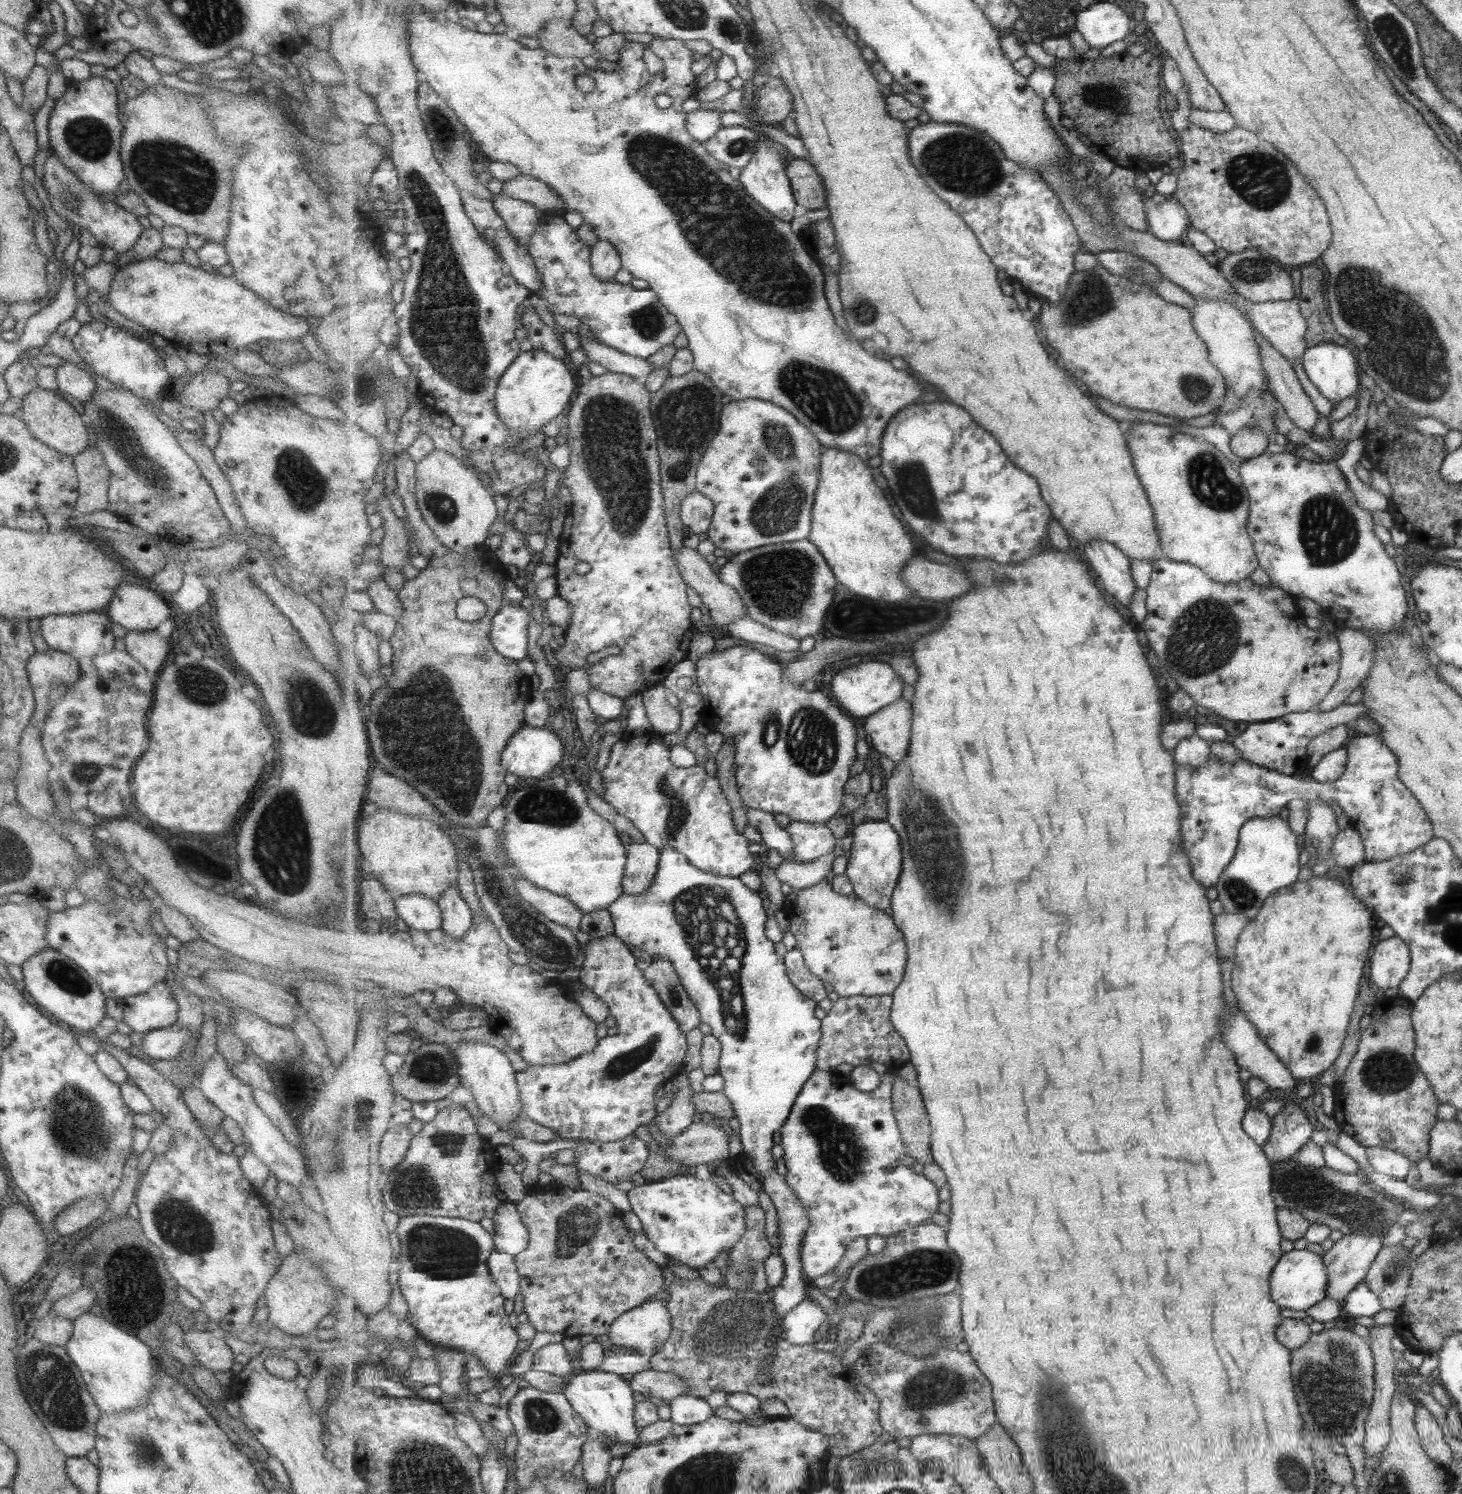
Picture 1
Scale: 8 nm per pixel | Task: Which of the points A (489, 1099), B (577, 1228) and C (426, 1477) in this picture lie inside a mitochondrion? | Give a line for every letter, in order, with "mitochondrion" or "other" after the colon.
A: other
B: mitochondrion
C: mitochondrion

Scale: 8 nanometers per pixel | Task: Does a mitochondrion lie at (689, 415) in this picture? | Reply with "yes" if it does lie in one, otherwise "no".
yes

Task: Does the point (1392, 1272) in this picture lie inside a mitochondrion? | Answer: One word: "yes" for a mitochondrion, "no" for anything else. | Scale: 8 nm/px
yes

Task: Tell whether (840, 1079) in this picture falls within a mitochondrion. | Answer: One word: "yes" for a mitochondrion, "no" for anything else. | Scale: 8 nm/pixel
no

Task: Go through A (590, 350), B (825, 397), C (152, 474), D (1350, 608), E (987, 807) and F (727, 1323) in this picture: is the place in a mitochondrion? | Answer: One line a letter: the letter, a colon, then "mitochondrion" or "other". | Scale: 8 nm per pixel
A: other
B: mitochondrion
C: mitochondrion
D: other
E: other
F: mitochondrion

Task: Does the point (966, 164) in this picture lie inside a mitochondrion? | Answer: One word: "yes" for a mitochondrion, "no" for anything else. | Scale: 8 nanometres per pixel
yes

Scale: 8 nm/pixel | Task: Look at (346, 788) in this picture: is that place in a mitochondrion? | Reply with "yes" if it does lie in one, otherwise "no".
no

